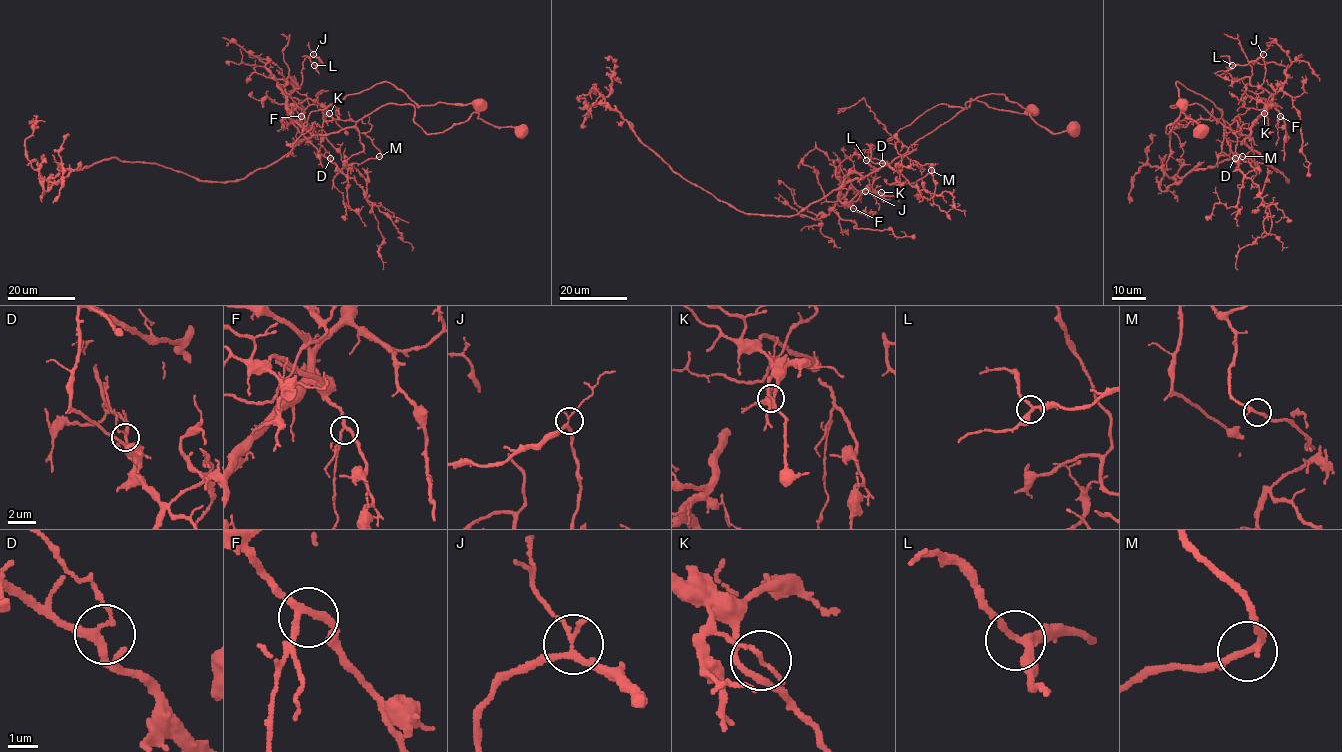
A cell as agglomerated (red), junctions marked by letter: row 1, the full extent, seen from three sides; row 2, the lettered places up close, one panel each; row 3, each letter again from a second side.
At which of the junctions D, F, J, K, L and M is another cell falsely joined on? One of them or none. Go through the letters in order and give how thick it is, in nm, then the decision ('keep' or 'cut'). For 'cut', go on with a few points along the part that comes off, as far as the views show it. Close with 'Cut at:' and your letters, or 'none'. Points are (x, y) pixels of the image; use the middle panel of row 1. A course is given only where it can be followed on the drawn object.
D: 190 nm thick; keep
F: 200 nm thick; keep
J: 170 nm thick; keep
K: 110 nm thick; cut; foreign part runs (881, 193), (856, 189), (842, 162), (936, 105), (968, 107), (972, 100), (1020, 113), (1038, 108)
L: 200 nm thick; keep
M: 200 nm thick; keep
Cut at: K

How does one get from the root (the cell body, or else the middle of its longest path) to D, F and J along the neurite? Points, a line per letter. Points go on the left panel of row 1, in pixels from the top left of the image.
D: (522, 130), (486, 123), (471, 103), (418, 108), (383, 81), (309, 114), (303, 135), (330, 158)
F: (522, 130), (473, 113), (427, 134), (411, 104), (383, 104), (323, 135), (303, 130), (287, 105), (301, 116)
J: (522, 130), (473, 113), (427, 134), (412, 105), (386, 103), (312, 135), (287, 97), (313, 54)

